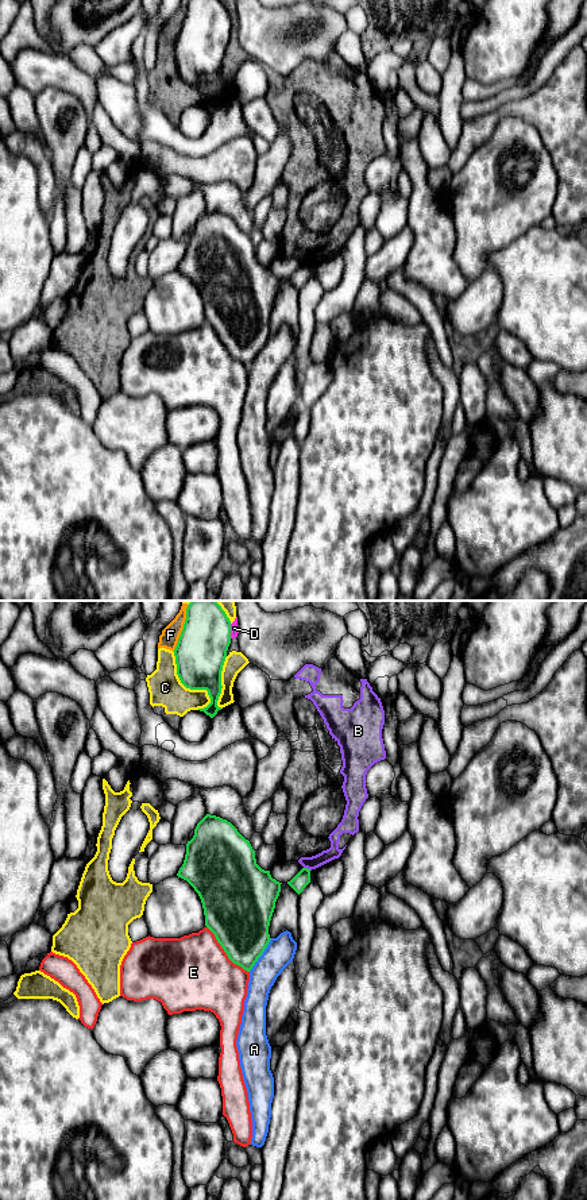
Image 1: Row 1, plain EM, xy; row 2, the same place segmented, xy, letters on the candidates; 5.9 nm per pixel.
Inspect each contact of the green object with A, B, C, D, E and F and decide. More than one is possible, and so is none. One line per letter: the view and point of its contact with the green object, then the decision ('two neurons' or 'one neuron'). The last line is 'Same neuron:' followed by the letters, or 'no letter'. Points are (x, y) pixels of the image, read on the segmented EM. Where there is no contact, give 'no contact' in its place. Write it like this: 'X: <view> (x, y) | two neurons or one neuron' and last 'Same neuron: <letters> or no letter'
A: xy (262, 953) | two neurons
B: xy (306, 868) | two neurons
C: xy (188, 687) | two neurons
D: xy (230, 631) | two neurons
E: xy (224, 950) | two neurons
F: xy (184, 628) | two neurons
Same neuron: no letter

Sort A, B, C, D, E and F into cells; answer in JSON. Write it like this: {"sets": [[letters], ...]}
{"sets": [["A"], ["B", "C", "D", "F"], ["E"]]}

